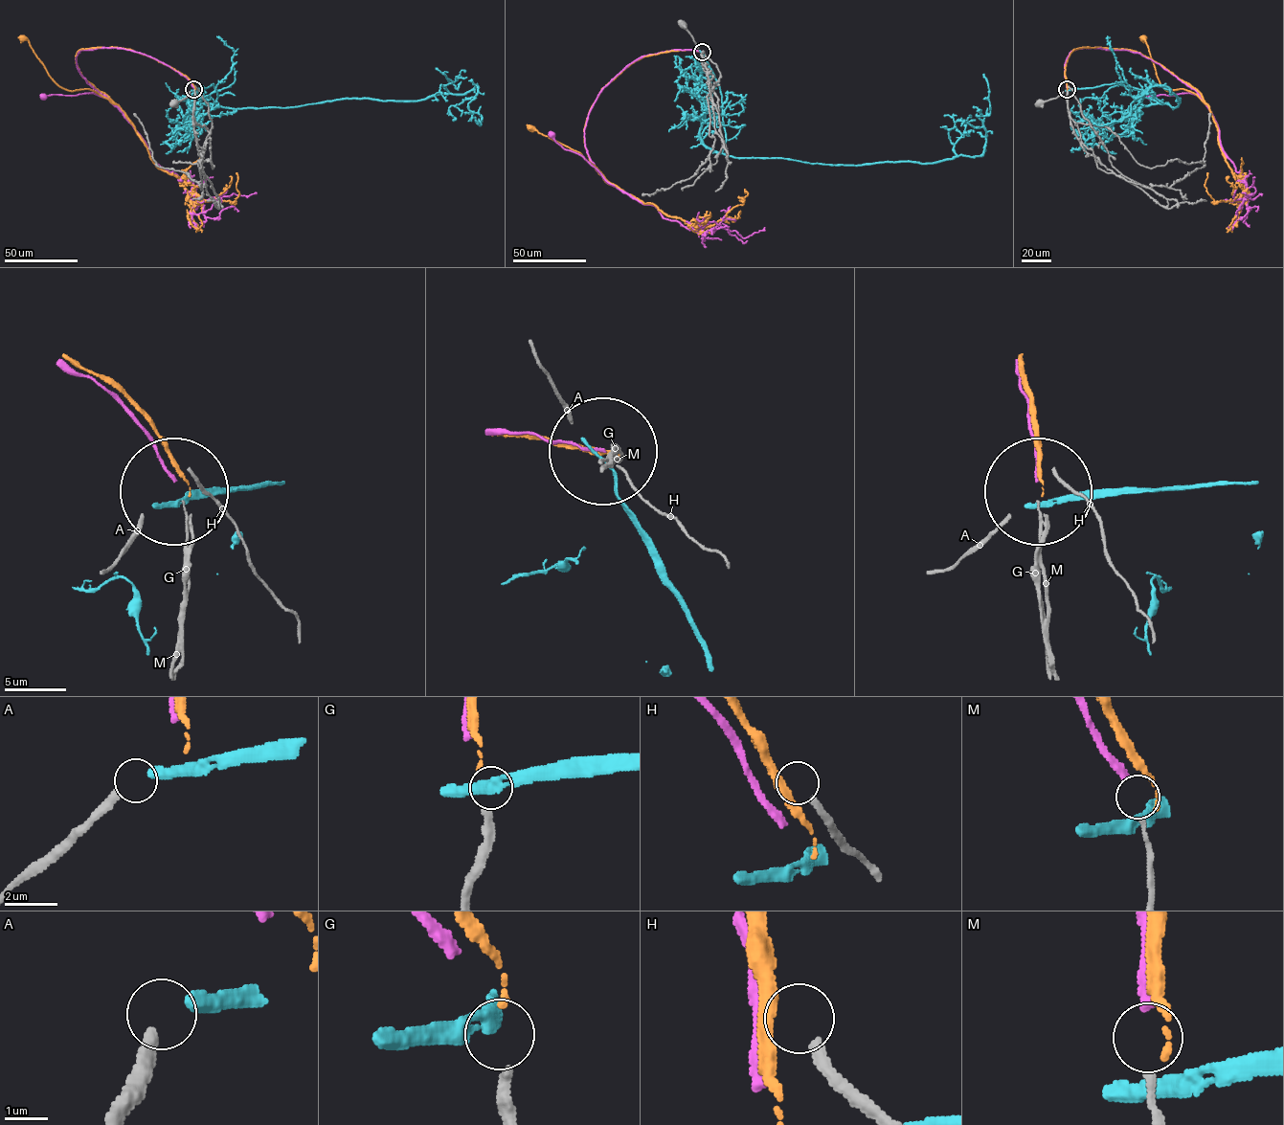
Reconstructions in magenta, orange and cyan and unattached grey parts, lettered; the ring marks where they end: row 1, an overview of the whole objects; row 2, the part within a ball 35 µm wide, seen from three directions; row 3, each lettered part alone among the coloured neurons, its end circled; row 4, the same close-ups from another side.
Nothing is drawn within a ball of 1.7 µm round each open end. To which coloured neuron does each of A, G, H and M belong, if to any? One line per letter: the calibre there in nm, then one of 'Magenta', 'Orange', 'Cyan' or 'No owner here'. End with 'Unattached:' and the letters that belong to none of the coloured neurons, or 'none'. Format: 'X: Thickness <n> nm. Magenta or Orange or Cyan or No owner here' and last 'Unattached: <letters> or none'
A: Thickness 320 nm. Cyan
G: Thickness 260 nm. Orange
H: Thickness 240 nm. No owner here
M: Thickness 170 nm. Magenta
Unattached: H

